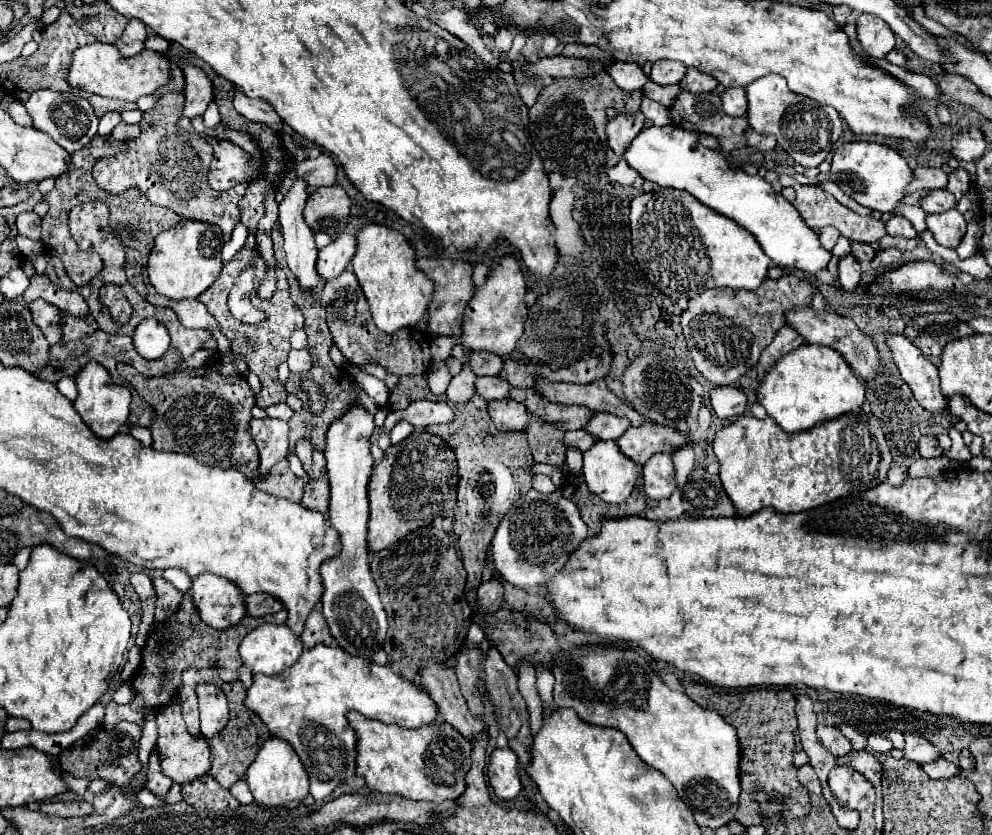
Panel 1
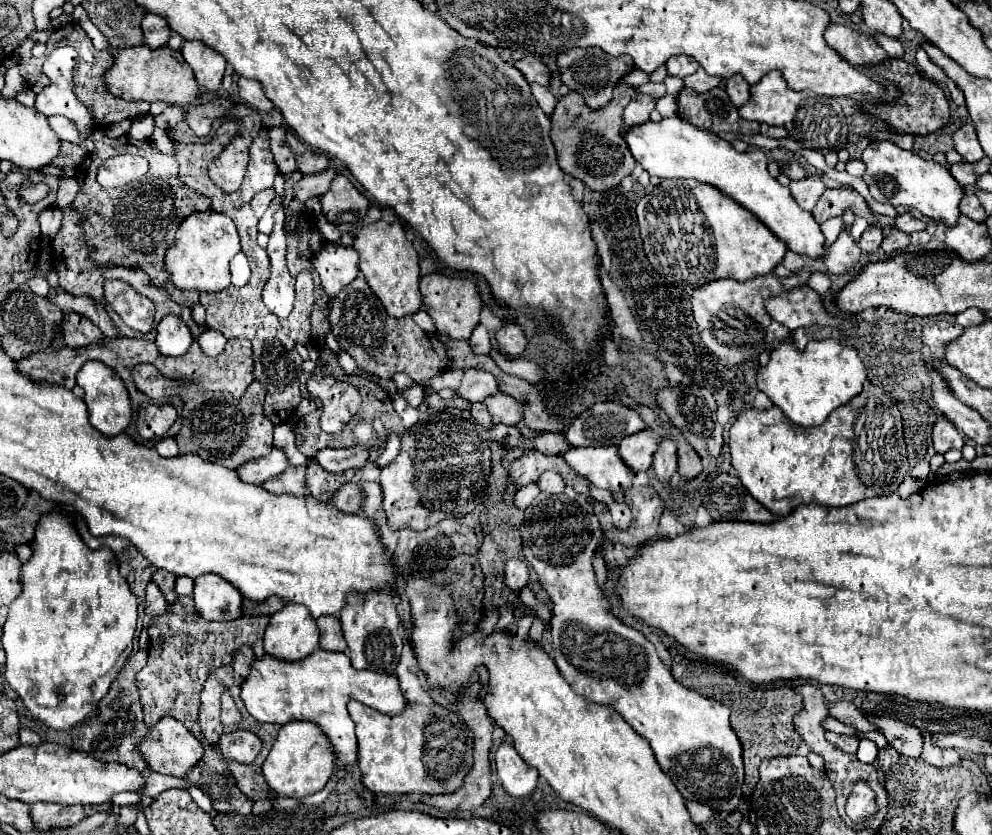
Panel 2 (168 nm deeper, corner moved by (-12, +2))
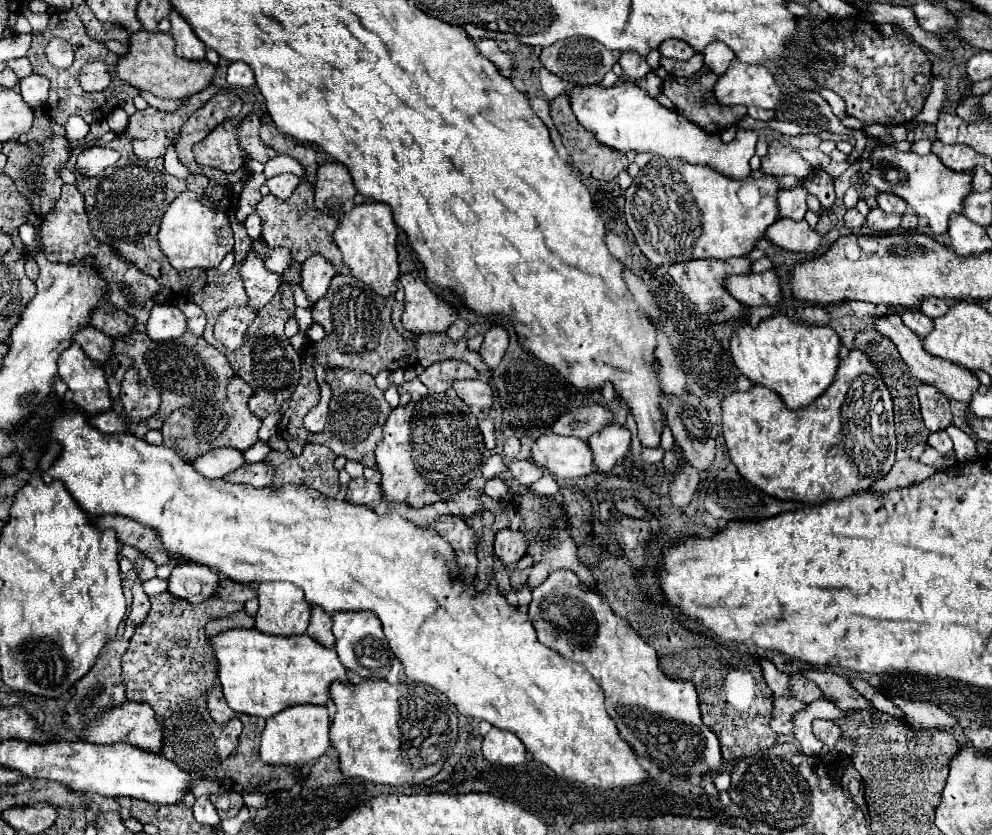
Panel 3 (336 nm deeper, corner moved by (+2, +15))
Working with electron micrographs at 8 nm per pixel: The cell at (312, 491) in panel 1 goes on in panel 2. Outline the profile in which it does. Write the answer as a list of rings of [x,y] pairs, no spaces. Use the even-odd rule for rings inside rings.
[[[344,483],[332,497],[330,501],[336,509],[344,511],[344,513],[360,513],[360,503],[362,503],[362,497],[360,497],[360,489],[356,483]]]

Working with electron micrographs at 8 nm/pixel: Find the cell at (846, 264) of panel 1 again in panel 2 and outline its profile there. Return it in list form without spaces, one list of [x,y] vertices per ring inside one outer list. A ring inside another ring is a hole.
[[[842,231],[840,237],[826,249],[826,255],[822,261],[826,263],[830,273],[844,275],[858,265],[860,257],[862,257],[860,247],[854,243],[848,231]]]

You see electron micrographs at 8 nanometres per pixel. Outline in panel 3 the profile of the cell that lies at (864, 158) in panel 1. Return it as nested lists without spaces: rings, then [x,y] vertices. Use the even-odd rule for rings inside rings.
[[[894,146],[876,148],[870,156],[874,168],[868,172],[866,182],[872,184],[878,192],[892,192],[908,202],[908,206],[918,214],[928,218],[928,224],[936,236],[948,230],[948,220],[952,214],[962,214],[964,198],[972,192],[972,174],[970,172],[954,172],[946,168],[938,156],[926,154],[918,156],[914,152],[900,152]],[[890,172],[902,172],[900,178],[888,180]]]

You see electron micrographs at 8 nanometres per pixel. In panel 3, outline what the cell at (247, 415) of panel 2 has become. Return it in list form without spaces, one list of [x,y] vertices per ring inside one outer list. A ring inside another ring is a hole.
[[[234,376],[228,386],[228,400],[216,406],[196,406],[196,408],[180,408],[176,410],[162,426],[164,446],[170,446],[184,460],[194,460],[198,454],[210,448],[230,446],[240,452],[248,450],[258,442],[258,430],[262,420],[248,410],[248,398],[252,396],[252,388],[240,378]]]

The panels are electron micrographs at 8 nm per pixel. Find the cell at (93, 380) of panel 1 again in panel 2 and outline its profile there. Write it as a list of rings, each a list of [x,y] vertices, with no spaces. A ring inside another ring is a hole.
[[[88,361],[76,375],[78,385],[84,389],[84,401],[88,405],[88,415],[90,415],[90,425],[94,429],[98,429],[100,433],[112,437],[118,435],[122,431],[126,431],[126,427],[132,421],[132,401],[130,401],[130,393],[124,387],[122,379],[118,377],[118,373],[114,369],[110,369],[108,365],[104,365],[102,361]]]

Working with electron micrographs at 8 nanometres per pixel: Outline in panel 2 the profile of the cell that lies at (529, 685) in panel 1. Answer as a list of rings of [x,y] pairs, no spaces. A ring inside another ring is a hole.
[[[534,617],[534,623],[530,627],[530,641],[538,647],[542,647],[542,633],[544,633],[544,623],[540,617]]]

